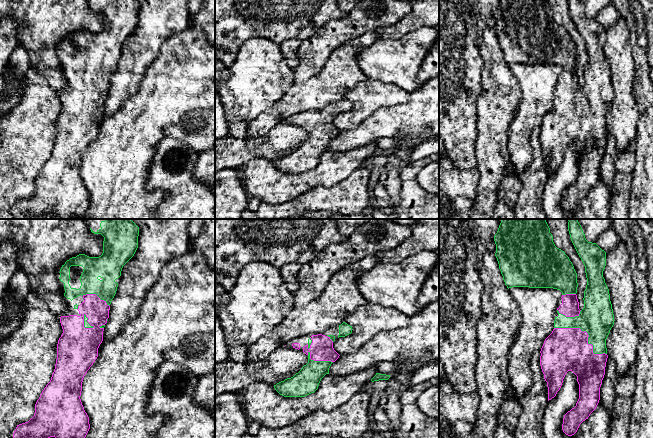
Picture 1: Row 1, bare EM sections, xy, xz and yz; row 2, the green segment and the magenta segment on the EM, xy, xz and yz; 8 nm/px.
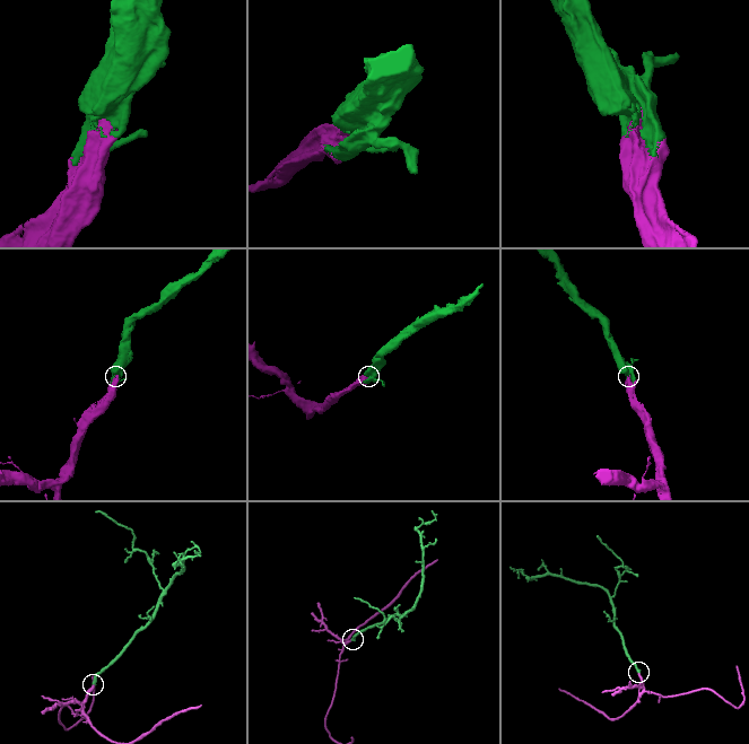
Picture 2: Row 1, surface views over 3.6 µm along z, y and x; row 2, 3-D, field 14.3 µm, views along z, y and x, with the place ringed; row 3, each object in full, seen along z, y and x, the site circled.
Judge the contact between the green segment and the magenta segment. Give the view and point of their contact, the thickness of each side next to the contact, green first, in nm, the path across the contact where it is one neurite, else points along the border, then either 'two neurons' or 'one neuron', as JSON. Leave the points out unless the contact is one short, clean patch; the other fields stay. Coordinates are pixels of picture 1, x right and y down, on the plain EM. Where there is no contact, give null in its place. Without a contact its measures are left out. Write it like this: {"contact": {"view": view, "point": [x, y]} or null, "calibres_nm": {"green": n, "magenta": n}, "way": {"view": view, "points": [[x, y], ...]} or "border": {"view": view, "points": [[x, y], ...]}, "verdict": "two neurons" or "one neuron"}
{"contact": {"view": "yz", "point": [587, 108]}, "calibres_nm": {"green": 280, "magenta": 360}, "verdict": "one neuron"}

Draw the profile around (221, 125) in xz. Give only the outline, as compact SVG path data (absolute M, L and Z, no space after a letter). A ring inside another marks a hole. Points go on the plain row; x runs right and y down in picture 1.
M261 37L245 42L231 66L215 71L215 79L219 83L215 91L215 138L228 136L230 123L255 119L294 84L293 66L283 57L280 44Z

